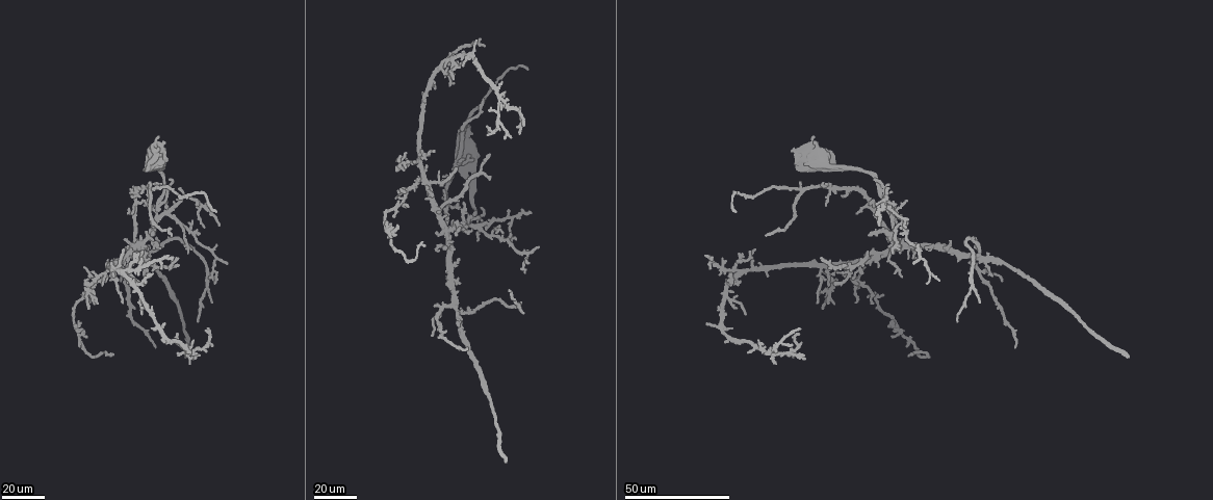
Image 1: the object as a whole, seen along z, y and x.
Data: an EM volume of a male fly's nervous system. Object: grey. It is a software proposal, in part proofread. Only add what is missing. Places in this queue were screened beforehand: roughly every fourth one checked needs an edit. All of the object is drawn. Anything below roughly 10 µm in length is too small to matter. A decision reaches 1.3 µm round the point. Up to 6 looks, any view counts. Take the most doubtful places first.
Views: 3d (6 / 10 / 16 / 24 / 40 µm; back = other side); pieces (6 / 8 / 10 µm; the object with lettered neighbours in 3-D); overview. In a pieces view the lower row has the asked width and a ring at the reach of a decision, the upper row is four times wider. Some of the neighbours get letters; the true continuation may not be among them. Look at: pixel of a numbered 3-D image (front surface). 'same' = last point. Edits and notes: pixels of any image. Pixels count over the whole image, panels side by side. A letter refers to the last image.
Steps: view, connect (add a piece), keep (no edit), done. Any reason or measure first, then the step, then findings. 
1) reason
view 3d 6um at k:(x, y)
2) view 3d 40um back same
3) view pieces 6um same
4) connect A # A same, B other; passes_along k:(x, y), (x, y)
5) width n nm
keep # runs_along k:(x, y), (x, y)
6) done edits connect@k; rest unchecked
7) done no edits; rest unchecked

long arm stops here
view 3d 24um at 1:(482, 210)

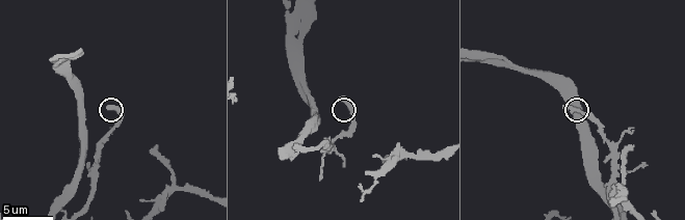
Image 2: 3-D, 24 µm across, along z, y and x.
view pieces 10um at 2:(565, 108)

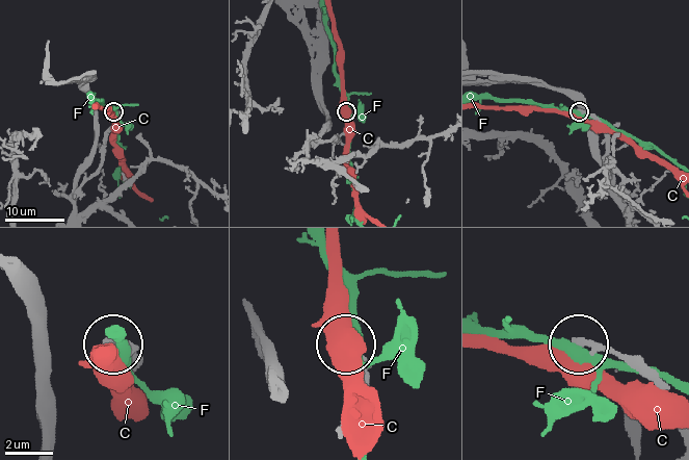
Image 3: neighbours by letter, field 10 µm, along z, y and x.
keep # C other, F other; none of them fits

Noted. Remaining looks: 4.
branch stops here
view 3d 40um at 1:(739, 261)

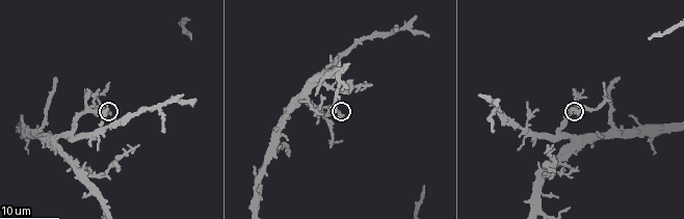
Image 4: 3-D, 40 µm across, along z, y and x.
view 3d 6um at 4:(344, 115)

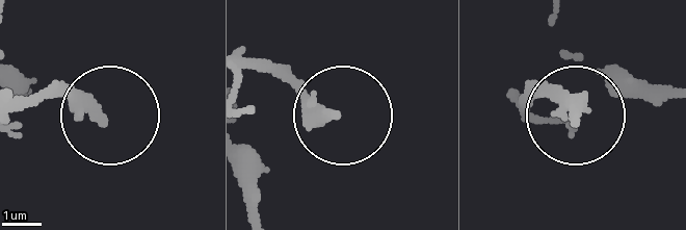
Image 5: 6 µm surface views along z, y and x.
view pieces 10um at 5:(330, 115)

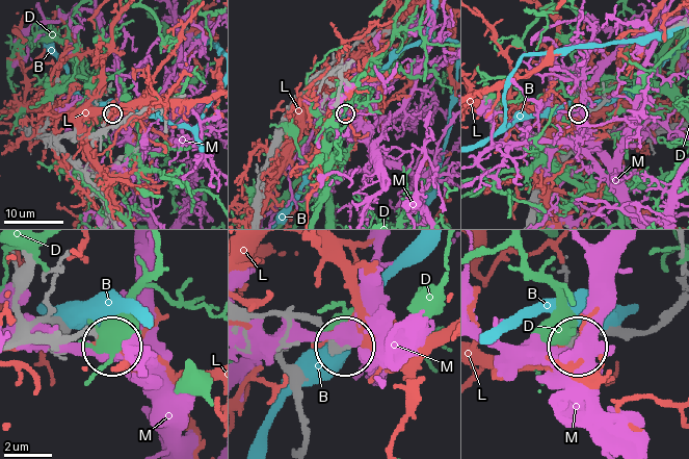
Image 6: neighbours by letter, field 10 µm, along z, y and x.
keep # B other, D other, L other, M other; runs_along 6:(247, 313), (294, 315), (340, 343); no lettered piece goes on from it

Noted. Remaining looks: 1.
done no edits; rest unchecked

